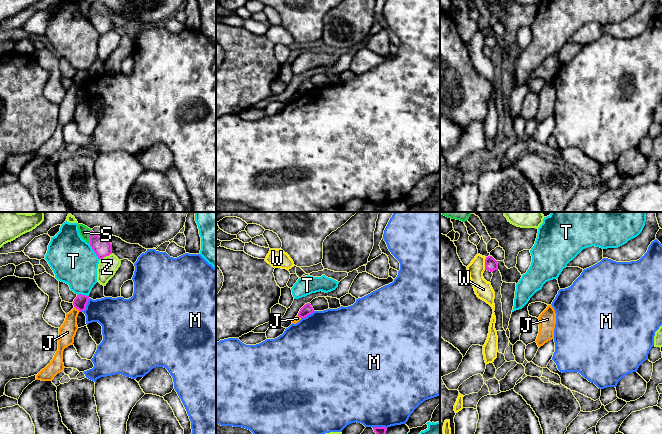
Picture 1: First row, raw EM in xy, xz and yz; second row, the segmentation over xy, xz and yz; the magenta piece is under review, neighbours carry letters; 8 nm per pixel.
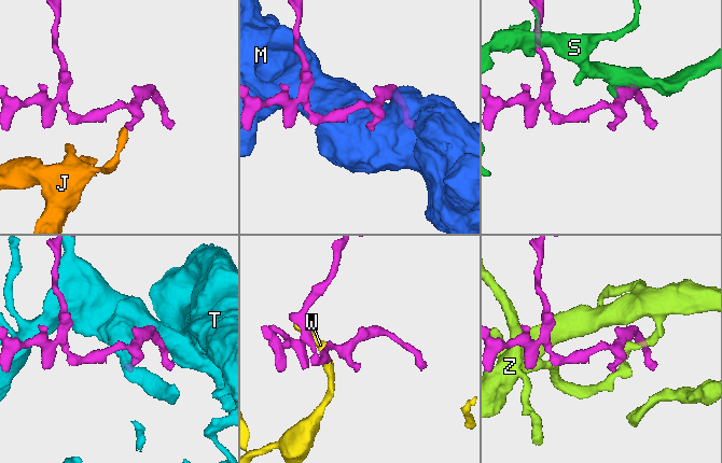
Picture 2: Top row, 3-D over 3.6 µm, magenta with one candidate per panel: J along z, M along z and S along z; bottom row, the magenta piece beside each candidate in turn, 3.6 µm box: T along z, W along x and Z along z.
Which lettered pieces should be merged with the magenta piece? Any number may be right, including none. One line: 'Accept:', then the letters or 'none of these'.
Accept: W

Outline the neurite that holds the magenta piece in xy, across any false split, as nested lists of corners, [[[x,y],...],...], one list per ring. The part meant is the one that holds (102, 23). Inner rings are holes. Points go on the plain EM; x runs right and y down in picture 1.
[[[92,6],[89,10],[89,16],[89,20],[98,32],[99,36],[112,30],[112,20],[107,15],[96,11]]]

